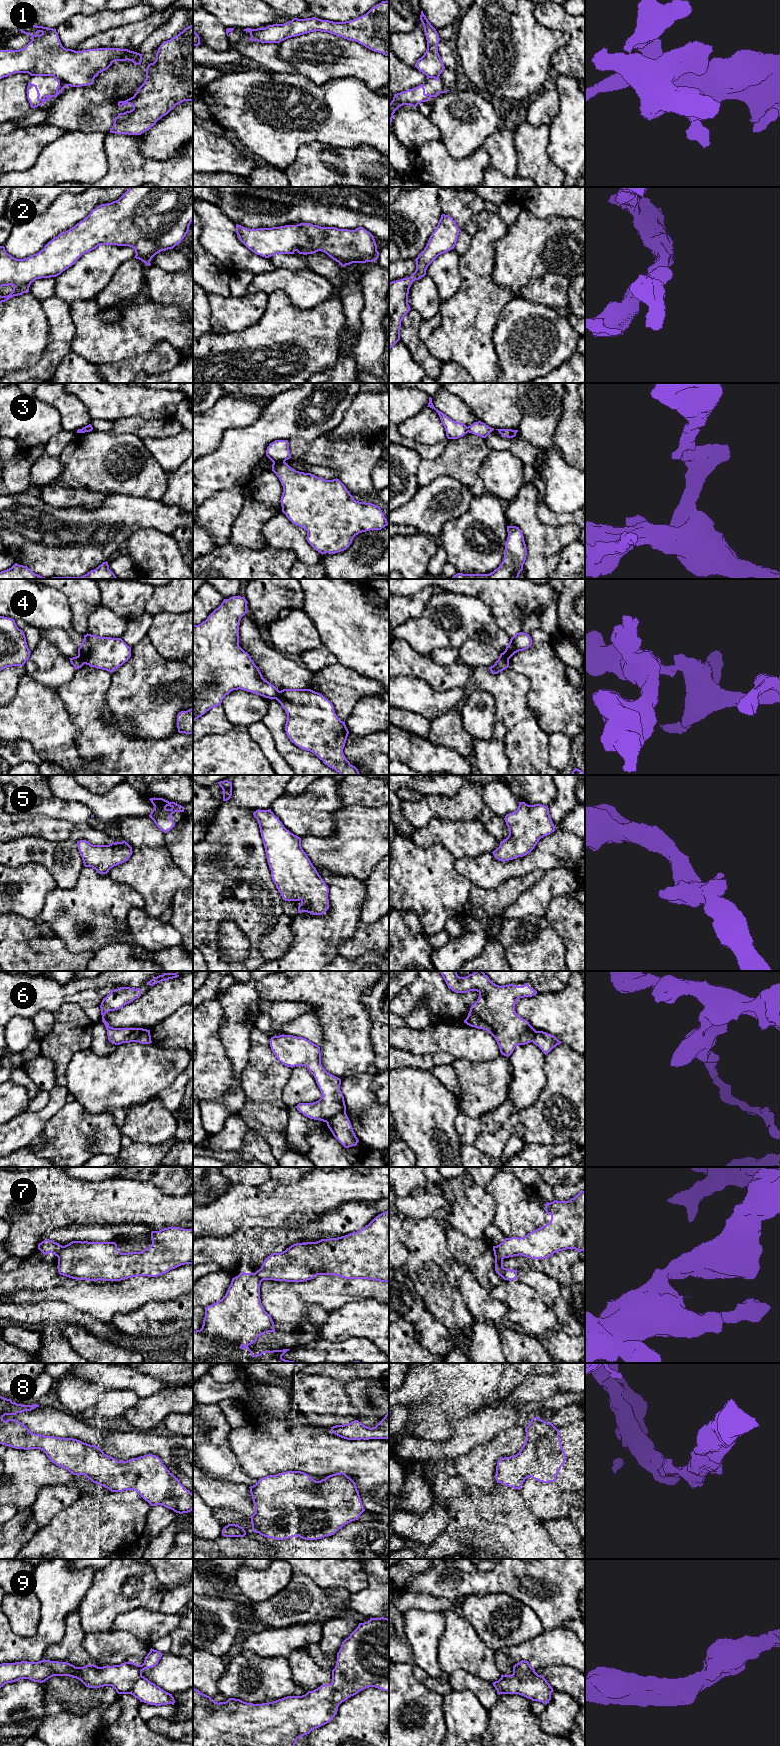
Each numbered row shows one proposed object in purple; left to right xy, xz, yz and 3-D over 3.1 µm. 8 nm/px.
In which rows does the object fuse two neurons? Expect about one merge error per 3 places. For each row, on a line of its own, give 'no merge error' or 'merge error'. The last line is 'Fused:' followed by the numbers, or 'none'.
1: merge error
2: no merge error
3: merge error
4: merge error
5: no merge error
6: merge error
7: merge error
8: no merge error
9: no merge error
Fused: 1, 3, 4, 6, 7

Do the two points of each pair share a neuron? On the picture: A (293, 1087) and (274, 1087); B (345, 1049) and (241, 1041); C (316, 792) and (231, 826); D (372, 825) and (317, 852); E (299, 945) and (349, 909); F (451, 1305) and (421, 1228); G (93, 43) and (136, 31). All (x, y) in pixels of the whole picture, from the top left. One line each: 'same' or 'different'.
A: different
B: different
C: different
D: same
E: same
F: same
G: same

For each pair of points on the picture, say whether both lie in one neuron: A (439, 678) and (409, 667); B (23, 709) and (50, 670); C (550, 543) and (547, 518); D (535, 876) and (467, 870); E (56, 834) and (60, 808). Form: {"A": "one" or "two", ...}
{"A": "one", "B": "two", "C": "two", "D": "two", "E": "two"}

